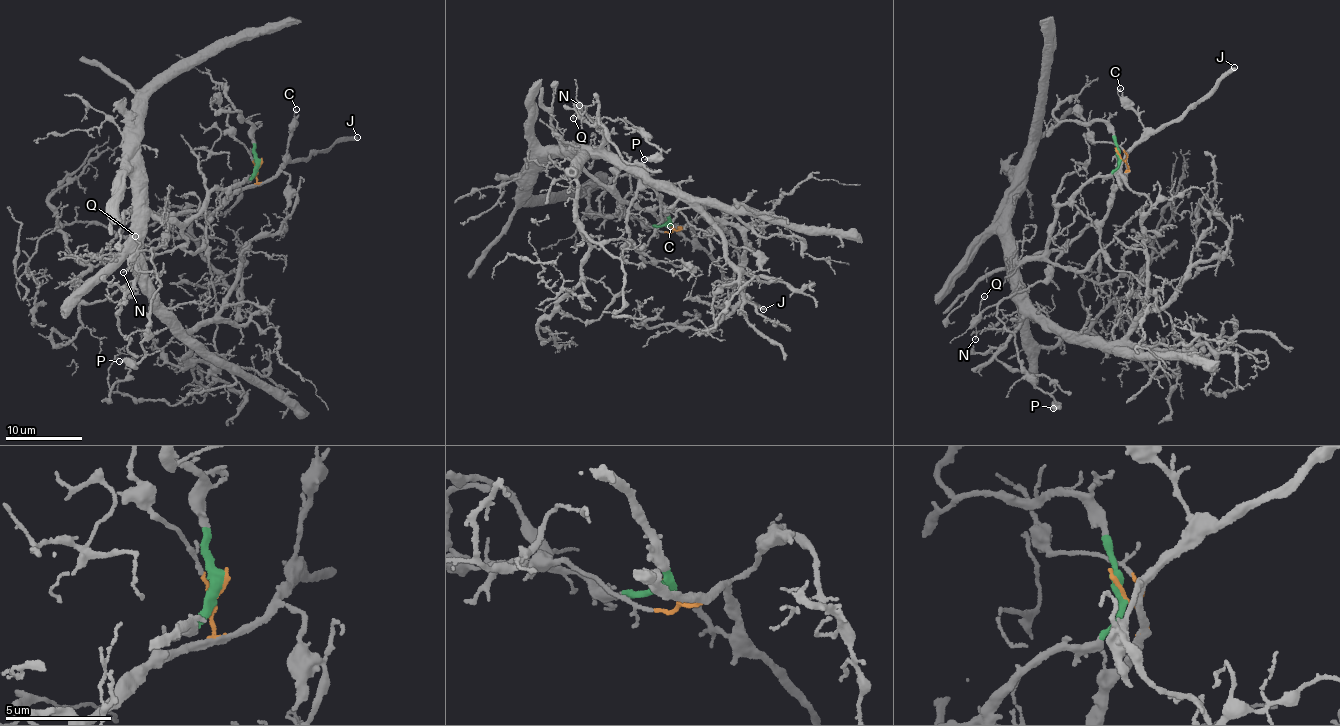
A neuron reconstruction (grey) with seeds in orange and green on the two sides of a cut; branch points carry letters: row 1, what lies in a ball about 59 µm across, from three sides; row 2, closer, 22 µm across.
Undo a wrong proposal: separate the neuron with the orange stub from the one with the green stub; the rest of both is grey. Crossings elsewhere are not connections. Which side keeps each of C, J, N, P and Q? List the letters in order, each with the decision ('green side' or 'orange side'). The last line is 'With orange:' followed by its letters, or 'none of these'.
C: orange side
J: orange side
N: orange side
P: orange side
Q: orange side
With orange: C, J, N, P, Q

